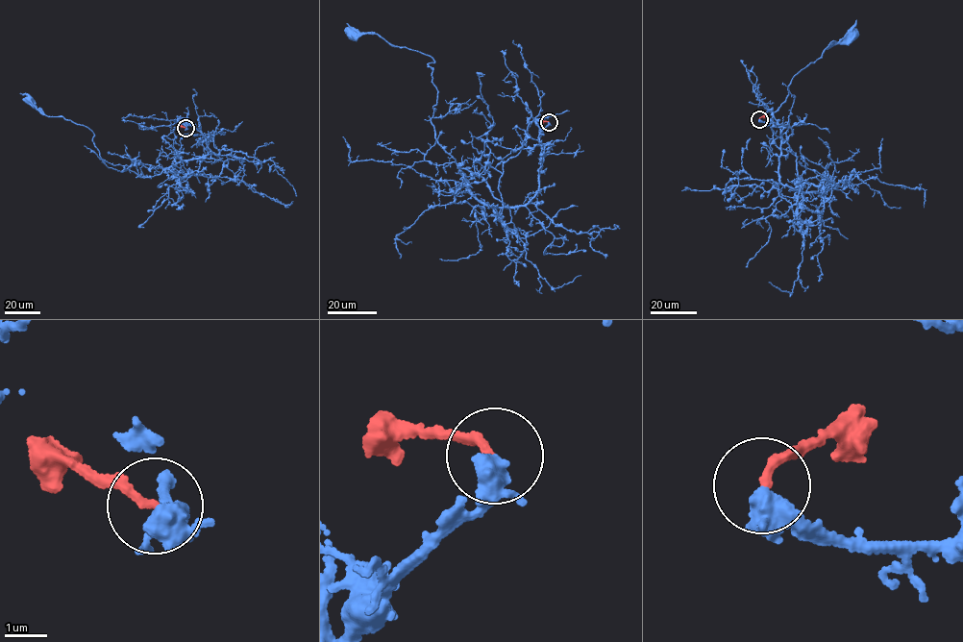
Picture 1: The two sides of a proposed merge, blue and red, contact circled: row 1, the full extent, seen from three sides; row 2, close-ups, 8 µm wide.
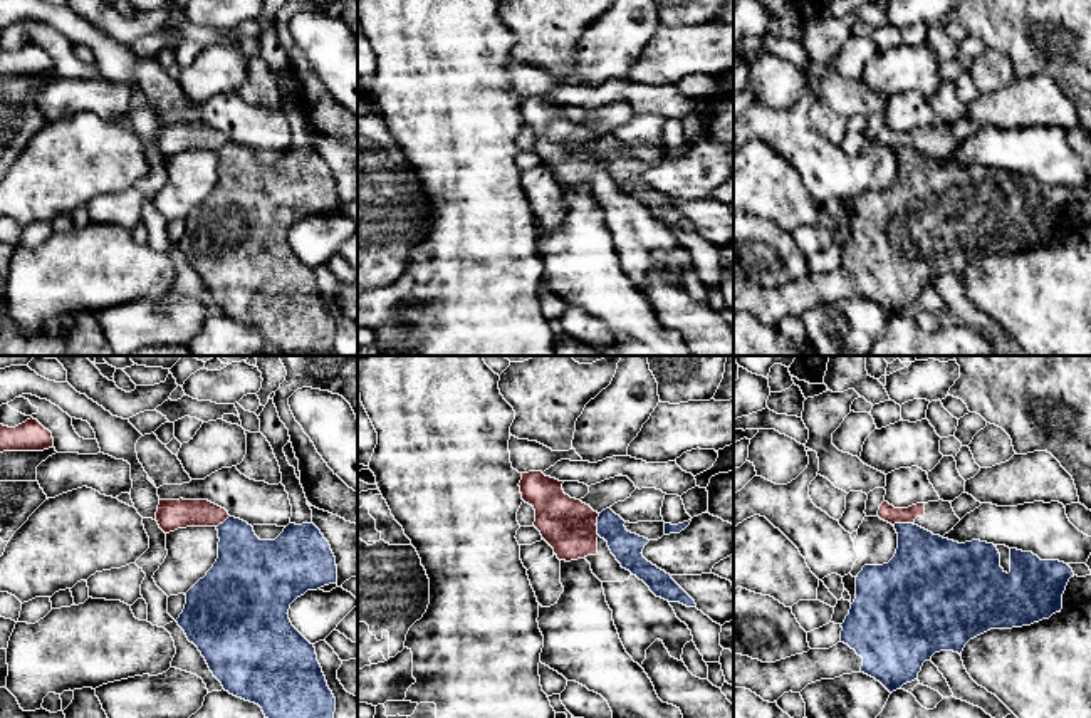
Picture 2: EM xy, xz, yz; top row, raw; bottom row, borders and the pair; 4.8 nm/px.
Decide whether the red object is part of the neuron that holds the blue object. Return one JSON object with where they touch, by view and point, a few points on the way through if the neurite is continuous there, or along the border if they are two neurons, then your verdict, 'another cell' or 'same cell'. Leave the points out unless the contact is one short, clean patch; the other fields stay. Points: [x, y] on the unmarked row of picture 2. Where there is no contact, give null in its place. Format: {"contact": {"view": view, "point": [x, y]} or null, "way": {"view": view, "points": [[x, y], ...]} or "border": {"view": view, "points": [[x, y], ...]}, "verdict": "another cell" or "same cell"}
{"contact": {"view": "xz", "point": [596, 148]}, "border": {"view": "xz", "points": [[600, 138], [596, 148], [598, 160]]}, "verdict": "another cell"}

